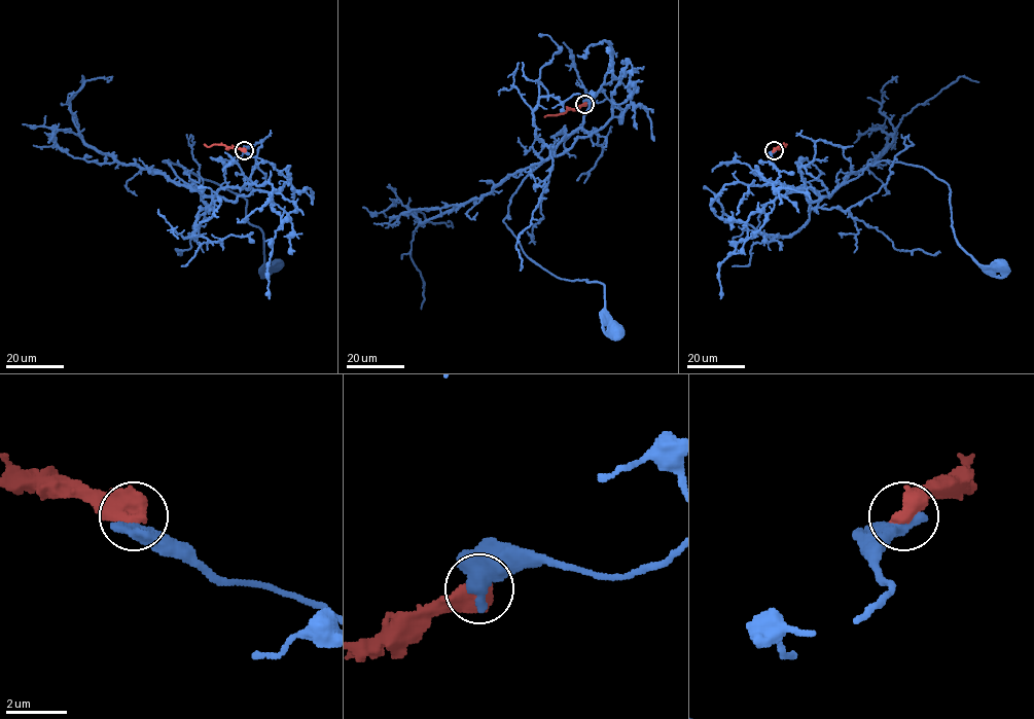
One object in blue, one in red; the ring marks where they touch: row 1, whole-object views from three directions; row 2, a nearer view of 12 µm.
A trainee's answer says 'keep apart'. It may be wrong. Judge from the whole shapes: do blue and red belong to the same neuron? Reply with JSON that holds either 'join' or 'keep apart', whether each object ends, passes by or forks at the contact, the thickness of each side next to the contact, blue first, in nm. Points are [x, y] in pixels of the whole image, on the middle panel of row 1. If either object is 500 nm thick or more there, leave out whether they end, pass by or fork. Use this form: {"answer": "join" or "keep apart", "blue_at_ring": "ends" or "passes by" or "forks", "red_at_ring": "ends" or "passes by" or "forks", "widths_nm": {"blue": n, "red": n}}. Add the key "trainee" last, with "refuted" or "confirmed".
{"answer": "keep apart", "widths_nm": {"blue": 600, "red": 700}, "trainee": "confirmed"}

